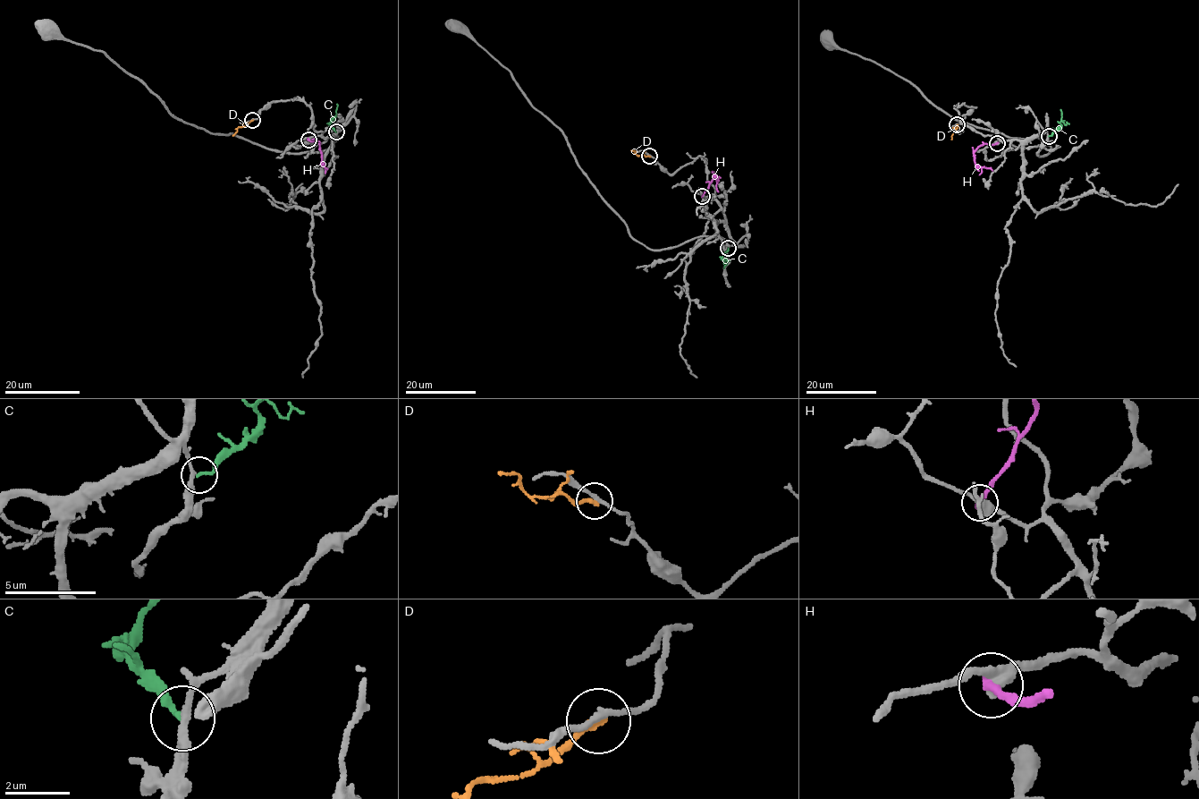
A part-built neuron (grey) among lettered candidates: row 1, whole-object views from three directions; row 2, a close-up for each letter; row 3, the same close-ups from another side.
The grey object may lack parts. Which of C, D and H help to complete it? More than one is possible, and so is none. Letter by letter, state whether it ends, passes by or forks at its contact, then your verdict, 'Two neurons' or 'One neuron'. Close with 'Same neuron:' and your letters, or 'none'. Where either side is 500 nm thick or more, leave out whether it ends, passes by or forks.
C: It ends there. Two neurons
D: It ends there. Two neurons
H: It ends there. Two neurons
Same neuron: none

